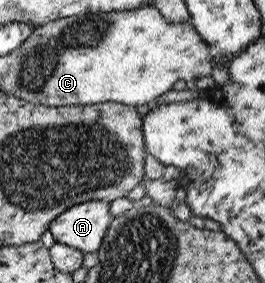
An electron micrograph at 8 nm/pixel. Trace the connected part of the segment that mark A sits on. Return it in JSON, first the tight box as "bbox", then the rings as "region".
{"bbox":[48,200,112,254],"region":[[[91,200],[71,206],[48,224],[54,242],[91,254],[99,248],[112,216],[109,202]]]}

